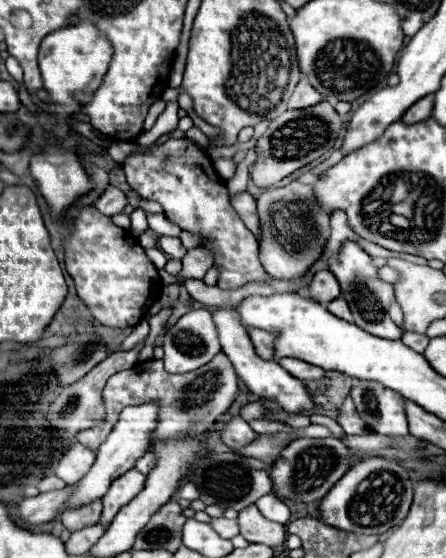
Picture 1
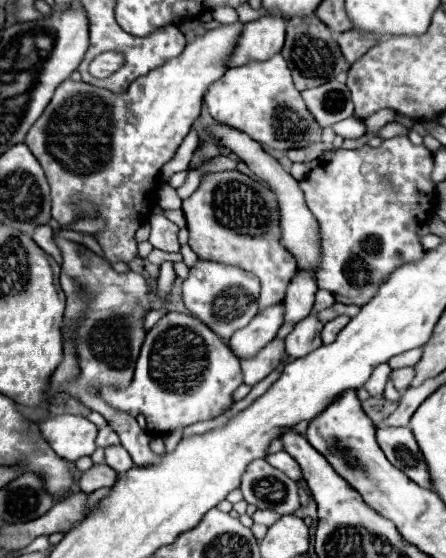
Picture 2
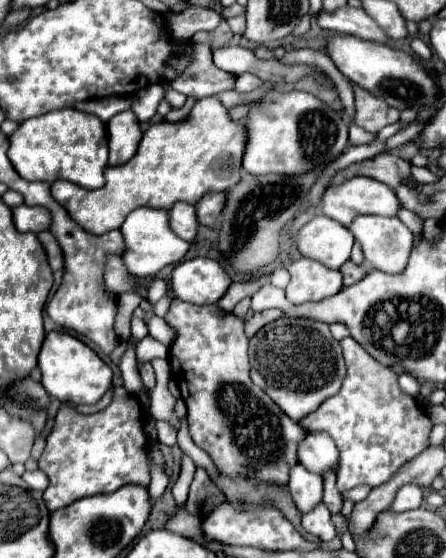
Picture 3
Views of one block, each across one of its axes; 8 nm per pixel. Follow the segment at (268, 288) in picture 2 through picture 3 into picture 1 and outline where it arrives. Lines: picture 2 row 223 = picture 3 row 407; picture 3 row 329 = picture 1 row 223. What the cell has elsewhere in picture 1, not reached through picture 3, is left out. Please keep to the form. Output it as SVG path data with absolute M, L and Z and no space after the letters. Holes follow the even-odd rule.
M186 138L168 140L146 154L126 158L122 166L128 184L140 194L140 198L162 204L166 218L182 230L208 238L204 246L212 248L214 264L220 266L220 288L232 290L254 280L270 280L258 260L258 240L232 208L224 180L216 174L210 156L202 148Z

